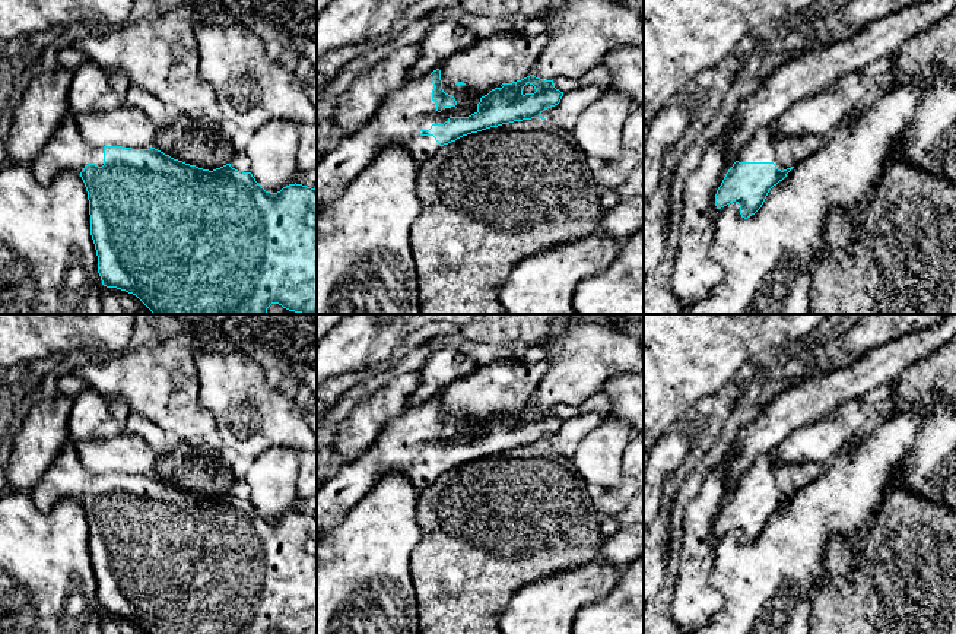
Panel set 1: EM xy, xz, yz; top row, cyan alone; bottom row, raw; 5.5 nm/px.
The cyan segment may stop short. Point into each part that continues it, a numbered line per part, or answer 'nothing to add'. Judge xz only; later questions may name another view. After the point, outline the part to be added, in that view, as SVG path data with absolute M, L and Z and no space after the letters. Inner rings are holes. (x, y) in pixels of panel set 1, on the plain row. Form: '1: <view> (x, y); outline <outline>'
1: xz (407, 437); outline M431 403L417 408L406 408L398 416L391 419L379 432L377 441L358 459L343 465L339 472L327 478L317 489L317 532L324 533L339 526L349 511L375 486L388 472L400 472L407 476L415 488L422 491L433 484L441 475L433 463L420 463L420 457L429 457L432 451L448 448L447 440L452 434L436 438L432 427L433 410Z

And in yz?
1: yz (785, 479); outline M774 453L758 459L746 475L739 481L739 489L774 489L778 497L791 495L814 482L825 466L814 462L775 465Z

